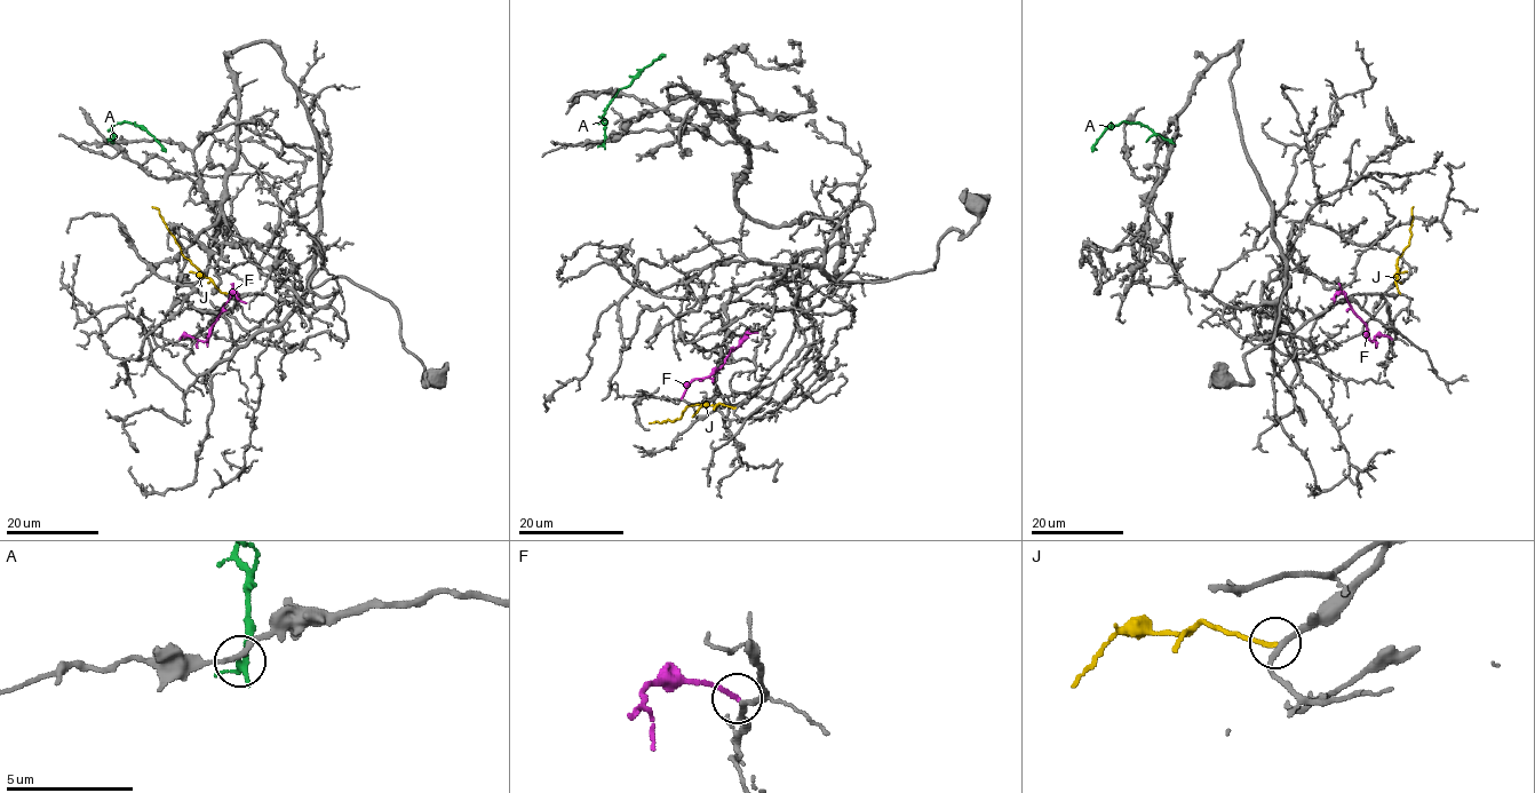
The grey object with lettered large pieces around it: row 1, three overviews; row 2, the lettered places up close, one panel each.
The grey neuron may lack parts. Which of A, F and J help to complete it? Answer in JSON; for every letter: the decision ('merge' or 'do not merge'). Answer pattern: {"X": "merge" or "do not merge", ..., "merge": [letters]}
{"A": "do not merge", "F": "do not merge", "J": "merge", "merge": ["J"]}

